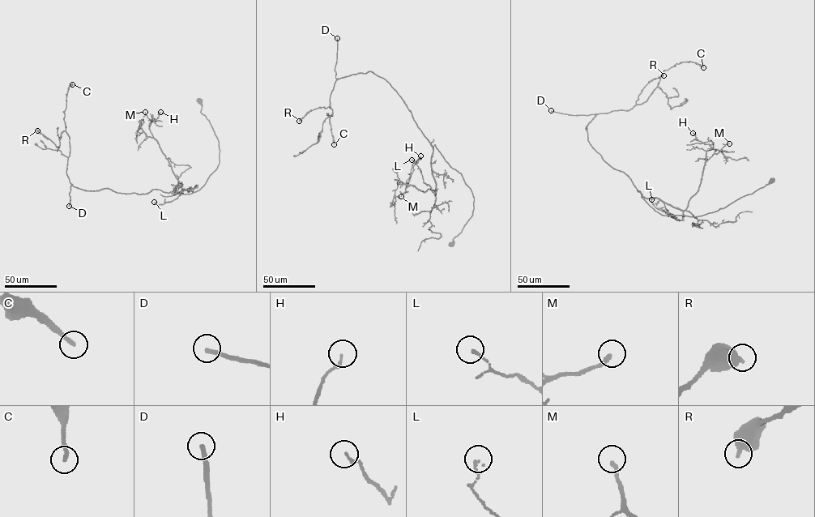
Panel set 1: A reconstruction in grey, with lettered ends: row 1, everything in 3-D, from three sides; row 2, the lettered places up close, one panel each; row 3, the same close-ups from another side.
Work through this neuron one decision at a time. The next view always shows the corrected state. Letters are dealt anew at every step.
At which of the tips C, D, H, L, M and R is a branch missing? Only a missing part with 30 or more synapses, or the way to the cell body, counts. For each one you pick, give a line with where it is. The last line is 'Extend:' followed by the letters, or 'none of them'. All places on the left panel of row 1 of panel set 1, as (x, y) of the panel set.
D: (69, 206)
Extend: D

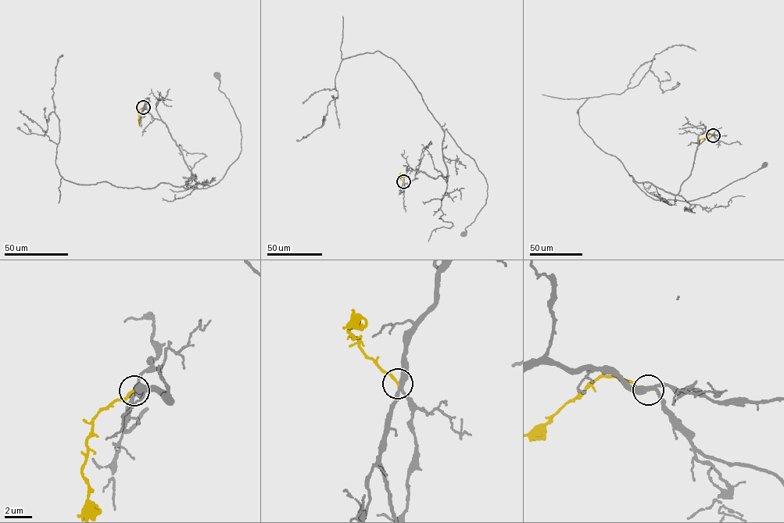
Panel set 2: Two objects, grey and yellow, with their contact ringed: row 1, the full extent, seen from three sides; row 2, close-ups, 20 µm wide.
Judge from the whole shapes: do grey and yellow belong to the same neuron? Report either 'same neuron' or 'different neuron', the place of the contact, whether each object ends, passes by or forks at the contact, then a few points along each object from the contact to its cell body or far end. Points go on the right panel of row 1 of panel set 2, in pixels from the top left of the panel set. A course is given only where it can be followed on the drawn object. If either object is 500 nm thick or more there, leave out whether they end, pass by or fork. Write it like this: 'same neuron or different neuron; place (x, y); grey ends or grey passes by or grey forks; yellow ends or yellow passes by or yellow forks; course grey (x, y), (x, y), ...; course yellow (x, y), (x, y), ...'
different neuron; place (713, 135); grey forks; yellow ends; course grey (713, 134), (699, 135), (692, 170), (678, 194), (633, 180), (654, 199), (691, 201), (717, 192), (764, 163); course yellow (713, 134), (708, 134), (699, 142)

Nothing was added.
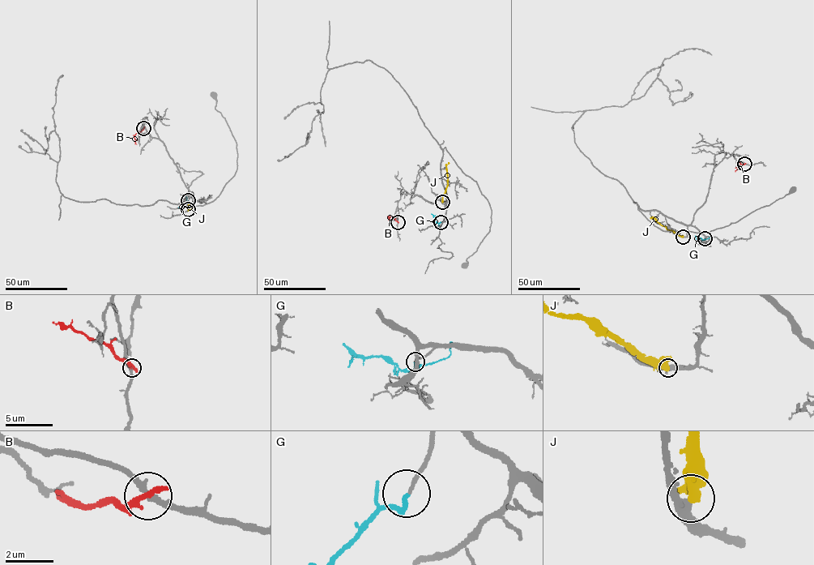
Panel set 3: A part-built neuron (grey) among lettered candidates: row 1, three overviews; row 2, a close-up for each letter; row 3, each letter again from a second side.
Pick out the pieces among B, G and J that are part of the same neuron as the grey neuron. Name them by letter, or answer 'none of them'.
G

